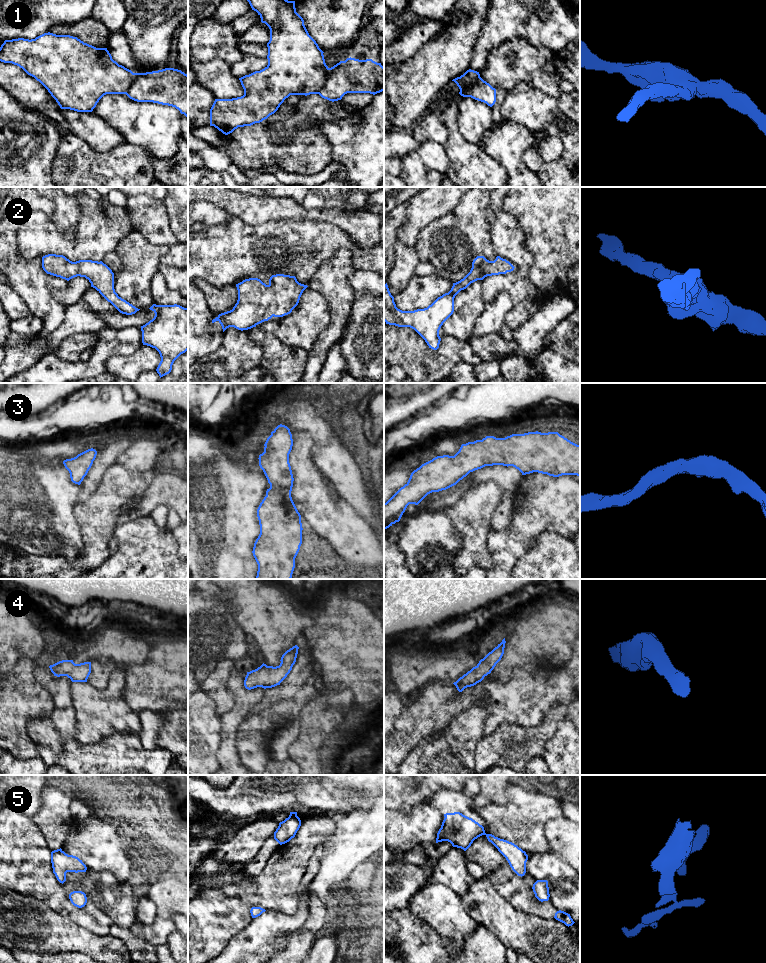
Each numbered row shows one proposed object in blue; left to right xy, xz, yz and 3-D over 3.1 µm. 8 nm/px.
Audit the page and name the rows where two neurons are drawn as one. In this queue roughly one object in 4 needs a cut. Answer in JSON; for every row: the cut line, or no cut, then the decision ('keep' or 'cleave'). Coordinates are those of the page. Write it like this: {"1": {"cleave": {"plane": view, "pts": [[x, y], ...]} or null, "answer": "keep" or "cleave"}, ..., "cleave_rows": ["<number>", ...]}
{"1": {"cleave": {"plane": "xz", "pts": [[329, 68], [326, 81], [317, 93]]}, "answer": "cleave"}, "2": {"cleave": null, "answer": "keep"}, "3": {"cleave": null, "answer": "keep"}, "4": {"cleave": null, "answer": "keep"}, "5": {"cleave": null, "answer": "keep"}, "cleave_rows": ["1"]}

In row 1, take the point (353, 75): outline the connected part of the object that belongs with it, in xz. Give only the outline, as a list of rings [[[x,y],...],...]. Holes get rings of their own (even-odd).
[[[347,58],[329,68],[328,77],[319,95],[338,101],[347,93],[377,94],[384,91],[384,67],[372,59]]]

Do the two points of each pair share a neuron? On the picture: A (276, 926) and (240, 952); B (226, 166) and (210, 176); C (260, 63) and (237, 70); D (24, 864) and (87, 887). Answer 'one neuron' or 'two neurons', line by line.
A: one neuron
B: two neurons
C: one neuron
D: one neuron

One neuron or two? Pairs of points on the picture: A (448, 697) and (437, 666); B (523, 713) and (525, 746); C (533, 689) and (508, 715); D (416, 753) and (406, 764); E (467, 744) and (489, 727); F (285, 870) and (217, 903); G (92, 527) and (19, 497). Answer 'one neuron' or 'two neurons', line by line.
A: two neurons
B: two neurons
C: one neuron
D: one neuron
E: two neurons
F: one neuron
G: two neurons

